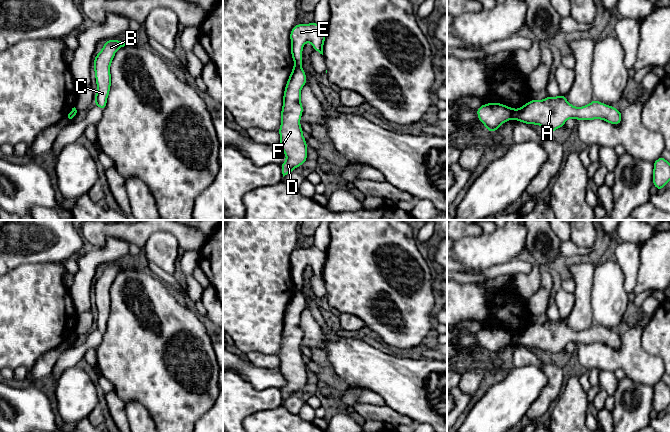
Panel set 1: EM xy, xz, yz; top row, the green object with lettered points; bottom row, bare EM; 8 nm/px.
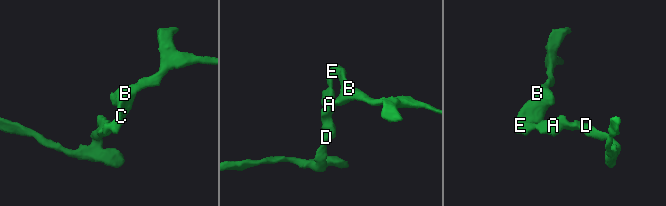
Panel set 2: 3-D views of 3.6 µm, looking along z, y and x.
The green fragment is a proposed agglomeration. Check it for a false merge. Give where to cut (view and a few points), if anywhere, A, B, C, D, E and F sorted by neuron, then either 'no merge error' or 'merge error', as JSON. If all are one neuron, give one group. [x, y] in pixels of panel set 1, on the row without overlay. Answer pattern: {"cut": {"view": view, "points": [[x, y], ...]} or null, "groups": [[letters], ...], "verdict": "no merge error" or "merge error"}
{"cut": {"view": "yz", "points": [[517, 334], [514, 341]]}, "groups": [["A", "D", "F"], ["B", "C", "E"]], "verdict": "merge error"}

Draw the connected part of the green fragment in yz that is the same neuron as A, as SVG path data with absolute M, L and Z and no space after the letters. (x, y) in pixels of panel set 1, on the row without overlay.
M560 318L557 321L547 319L544 324L530 324L515 338L516 345L528 349L537 348L549 358L563 351L569 342L575 344L600 343L613 349L619 349L622 337L614 329L608 330L595 323L588 329L575 331L566 324L565 319Z

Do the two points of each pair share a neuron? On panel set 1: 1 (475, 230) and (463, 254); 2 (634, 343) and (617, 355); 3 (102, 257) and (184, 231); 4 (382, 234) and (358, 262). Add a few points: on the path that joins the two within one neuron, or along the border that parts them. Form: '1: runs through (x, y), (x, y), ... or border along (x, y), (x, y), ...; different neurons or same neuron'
1: border along (483, 232), (477, 236), (464, 236), (457, 240); different neurons
2: runs through (630, 347), (621, 355); same neuron
3: border along (106, 239), (122, 238), (129, 244); different neurons
4: runs through (375, 241), (365, 255); same neuron

